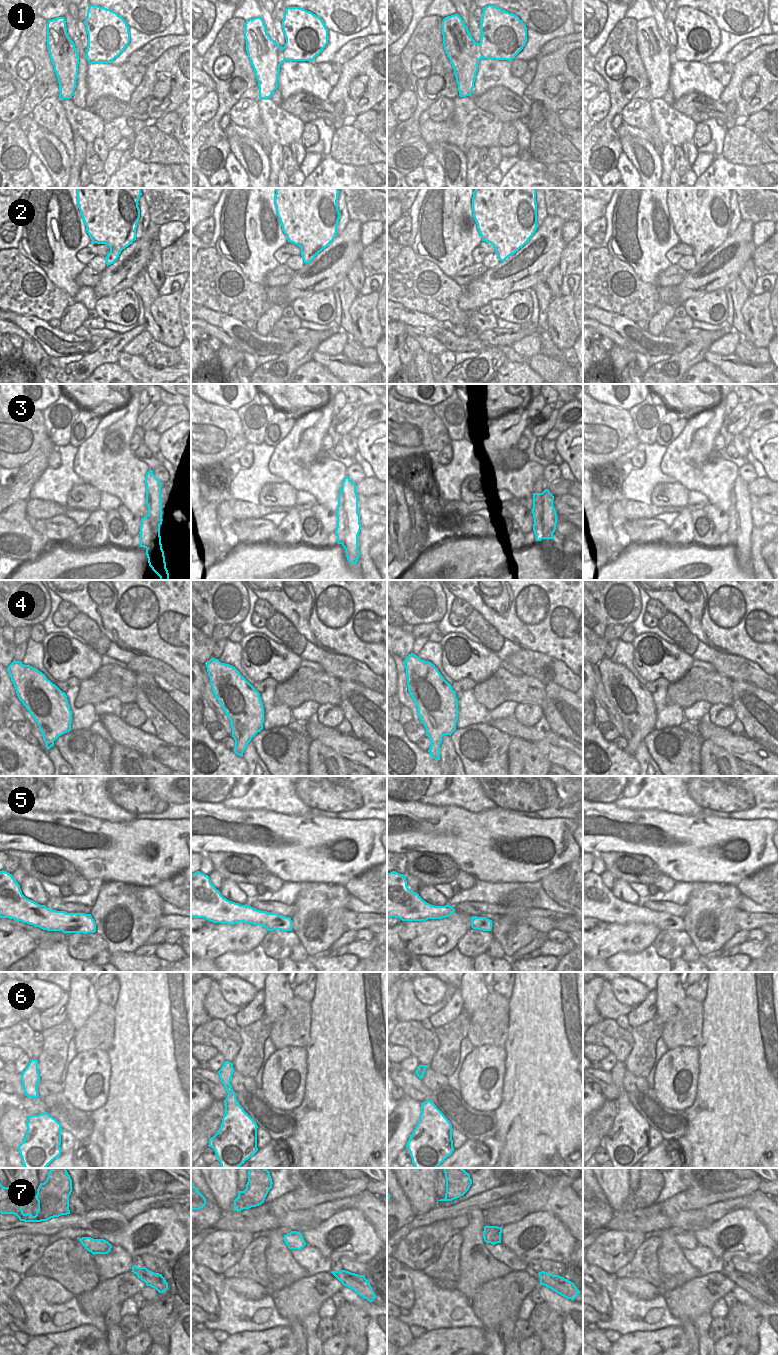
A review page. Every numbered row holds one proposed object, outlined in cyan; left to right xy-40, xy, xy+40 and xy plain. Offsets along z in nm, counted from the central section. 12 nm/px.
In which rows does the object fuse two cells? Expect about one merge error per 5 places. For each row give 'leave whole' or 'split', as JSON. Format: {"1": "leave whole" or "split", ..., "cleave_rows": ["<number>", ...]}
{"1": "leave whole", "2": "leave whole", "3": "split", "4": "leave whole", "5": "leave whole", "6": "leave whole", "7": "leave whole", "cleave_rows": ["3"]}

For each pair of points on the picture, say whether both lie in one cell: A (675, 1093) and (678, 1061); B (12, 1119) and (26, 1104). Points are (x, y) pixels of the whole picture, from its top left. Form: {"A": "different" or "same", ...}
{"A": "same", "B": "different"}

